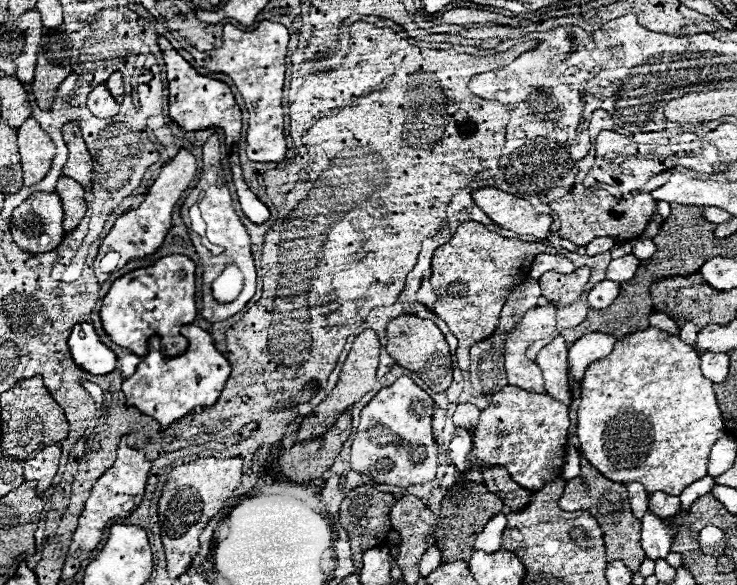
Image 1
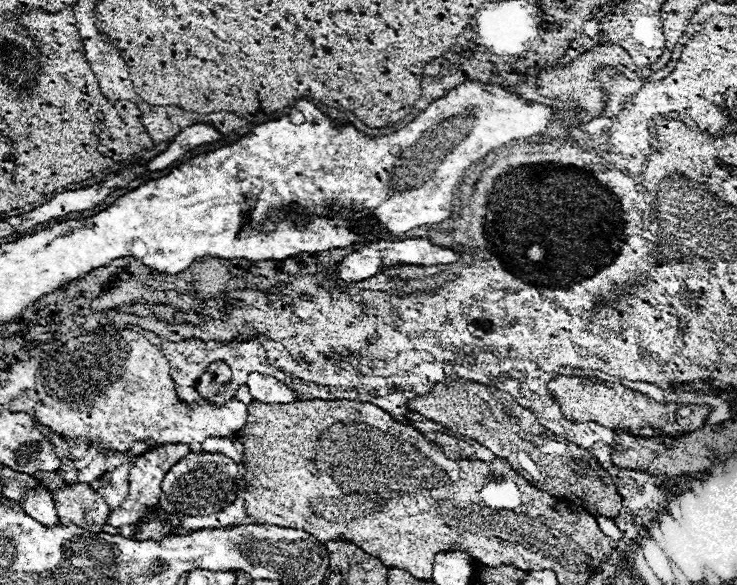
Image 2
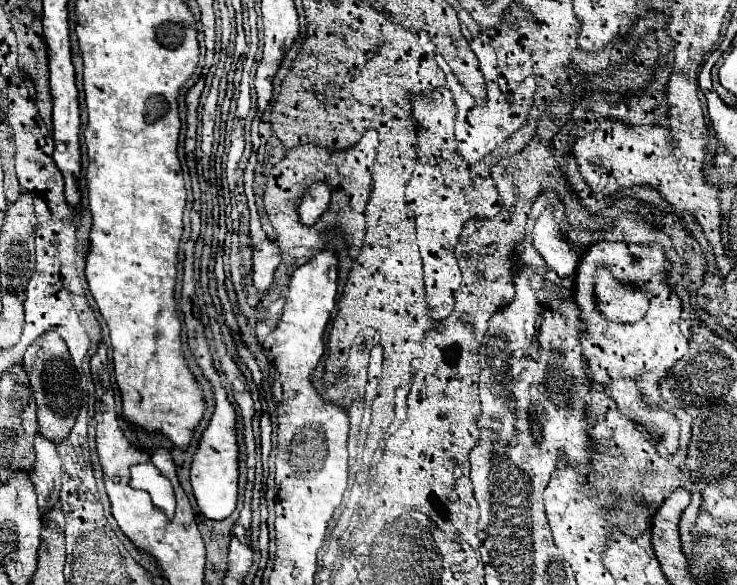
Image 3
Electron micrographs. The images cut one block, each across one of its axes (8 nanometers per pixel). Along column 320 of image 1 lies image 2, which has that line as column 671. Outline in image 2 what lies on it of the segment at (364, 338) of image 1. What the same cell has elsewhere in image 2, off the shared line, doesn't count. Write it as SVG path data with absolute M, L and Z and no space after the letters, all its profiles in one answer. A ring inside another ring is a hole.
M556 376L548 382L548 390L560 402L568 420L576 422L598 422L612 428L624 428L638 436L678 436L692 432L704 426L710 406L706 404L674 404L674 402L656 402L642 392L634 392L620 382L602 382L598 378L584 378L584 376Z

